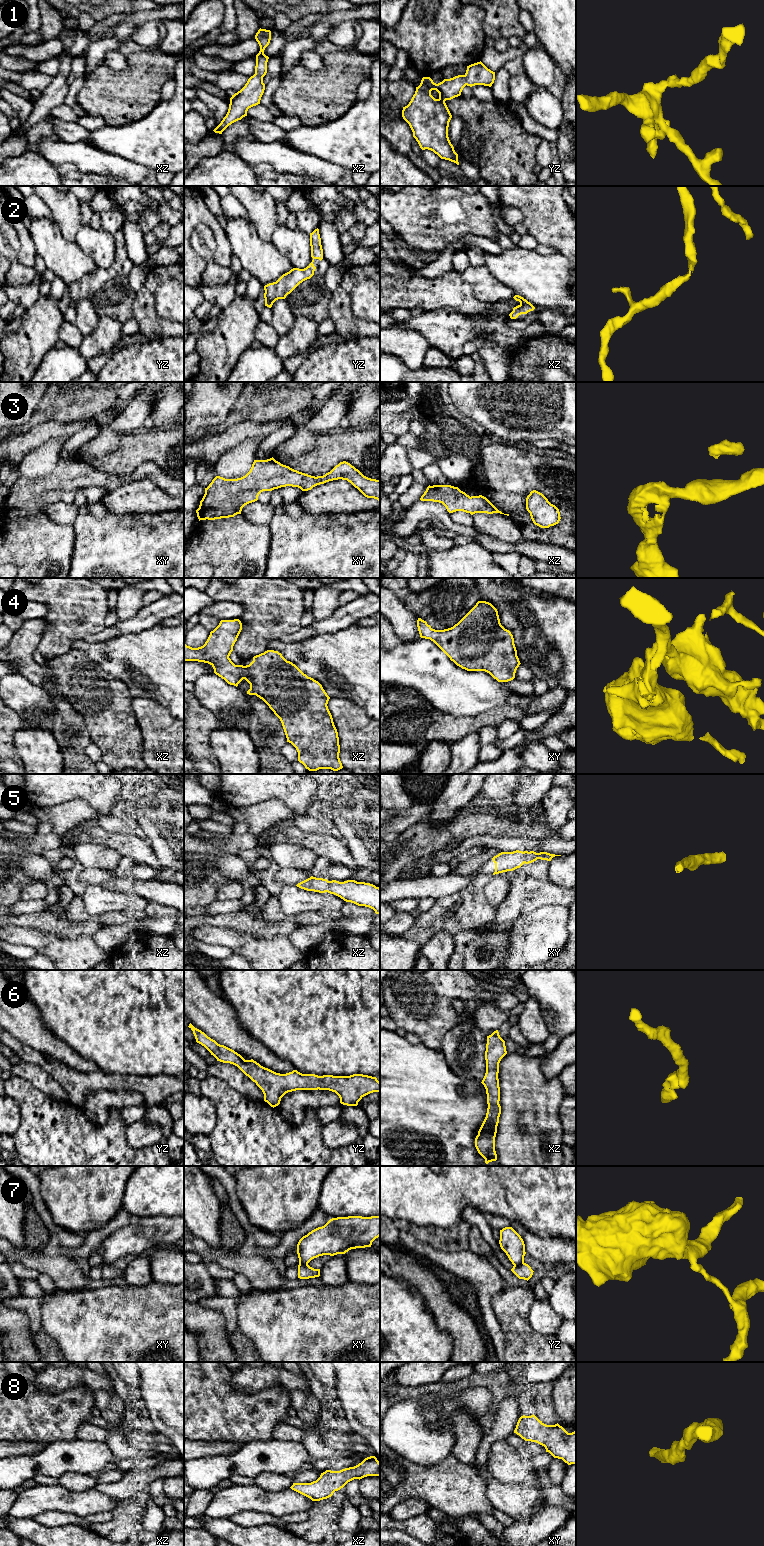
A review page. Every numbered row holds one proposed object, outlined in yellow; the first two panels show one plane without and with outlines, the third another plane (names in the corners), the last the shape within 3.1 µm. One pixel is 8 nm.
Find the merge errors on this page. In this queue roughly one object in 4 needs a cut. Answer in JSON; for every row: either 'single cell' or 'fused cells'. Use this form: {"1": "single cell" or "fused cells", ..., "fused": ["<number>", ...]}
{"1": "single cell", "2": "single cell", "3": "single cell", "4": "single cell", "5": "single cell", "6": "single cell", "7": "fused cells", "8": "single cell", "fused": ["7"]}

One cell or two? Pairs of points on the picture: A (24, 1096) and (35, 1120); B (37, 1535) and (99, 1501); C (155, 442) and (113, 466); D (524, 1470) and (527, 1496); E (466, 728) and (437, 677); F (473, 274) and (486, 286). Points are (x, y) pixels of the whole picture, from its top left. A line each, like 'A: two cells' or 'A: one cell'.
A: one cell
B: two cells
C: one cell
D: two cells
E: two cells
F: one cell

